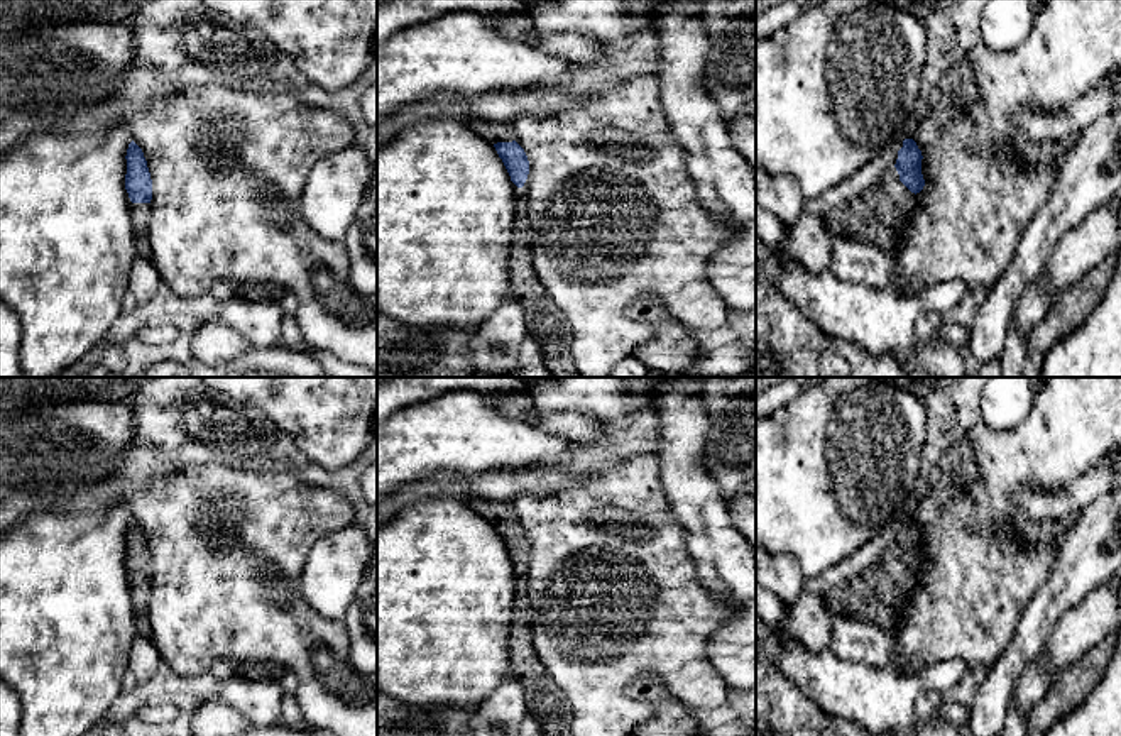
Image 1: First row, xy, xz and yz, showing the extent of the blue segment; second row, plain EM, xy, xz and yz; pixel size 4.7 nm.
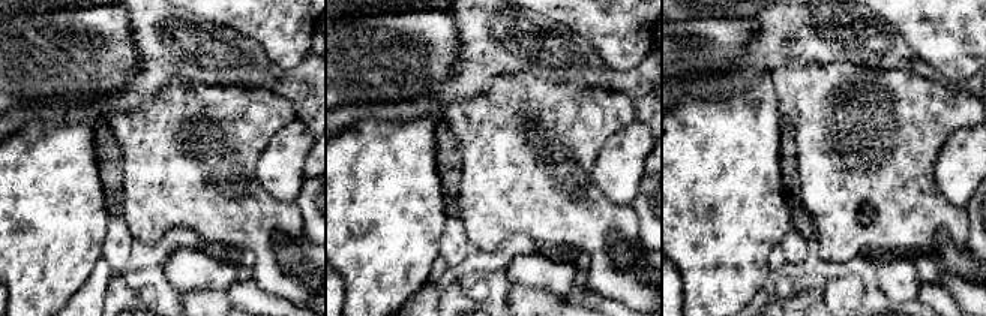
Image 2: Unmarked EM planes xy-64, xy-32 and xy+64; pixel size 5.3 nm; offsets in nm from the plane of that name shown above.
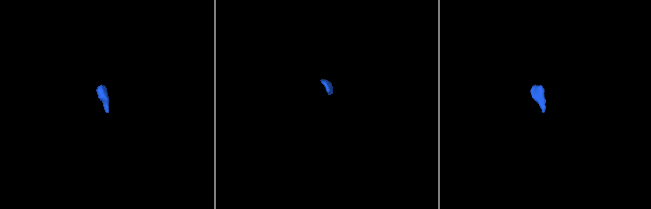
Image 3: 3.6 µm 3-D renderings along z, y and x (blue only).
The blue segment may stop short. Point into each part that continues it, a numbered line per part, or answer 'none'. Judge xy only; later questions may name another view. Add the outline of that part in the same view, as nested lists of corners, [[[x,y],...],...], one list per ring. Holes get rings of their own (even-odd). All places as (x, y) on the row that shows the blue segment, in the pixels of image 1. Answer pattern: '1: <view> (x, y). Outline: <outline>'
1: xy (141, 212). Outline: [[[132,203],[130,215],[132,215],[132,227],[135,230],[137,245],[142,255],[147,255],[150,252],[150,244],[149,244],[150,206],[149,203]]]

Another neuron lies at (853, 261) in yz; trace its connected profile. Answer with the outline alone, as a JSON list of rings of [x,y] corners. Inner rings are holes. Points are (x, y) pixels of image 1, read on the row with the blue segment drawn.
[[[835,237],[828,272],[842,283],[893,293],[905,299],[915,296],[913,286],[901,277],[896,255],[871,242]]]

